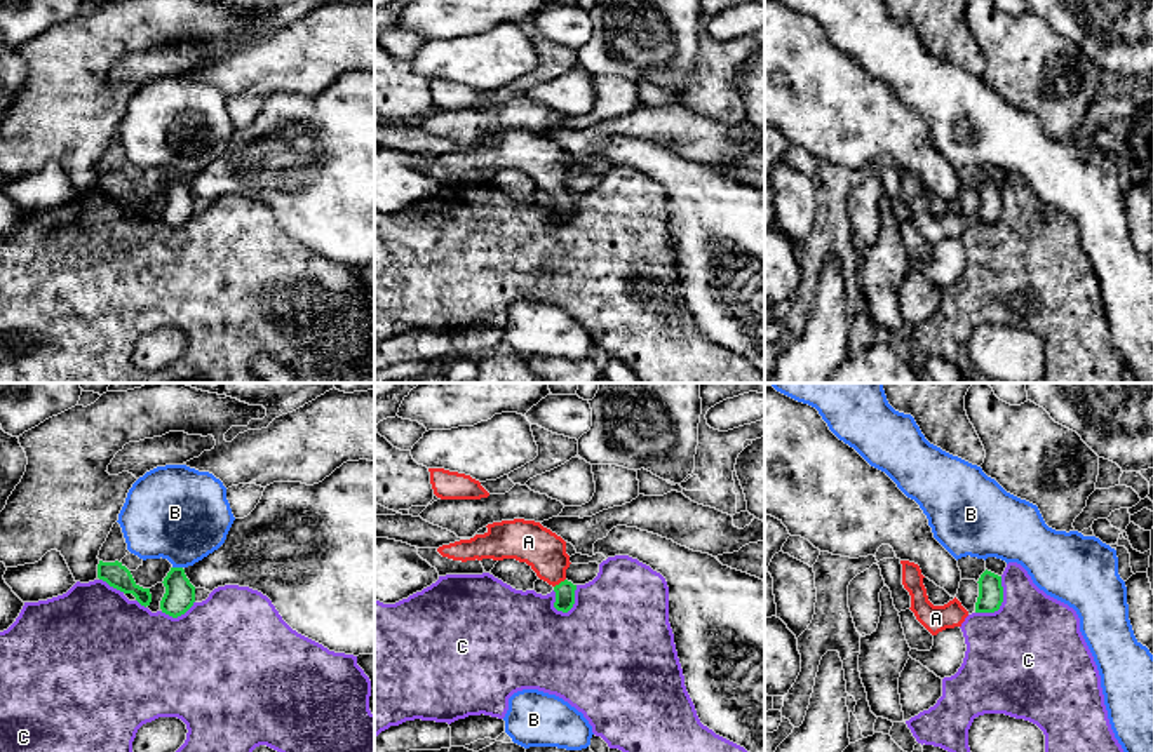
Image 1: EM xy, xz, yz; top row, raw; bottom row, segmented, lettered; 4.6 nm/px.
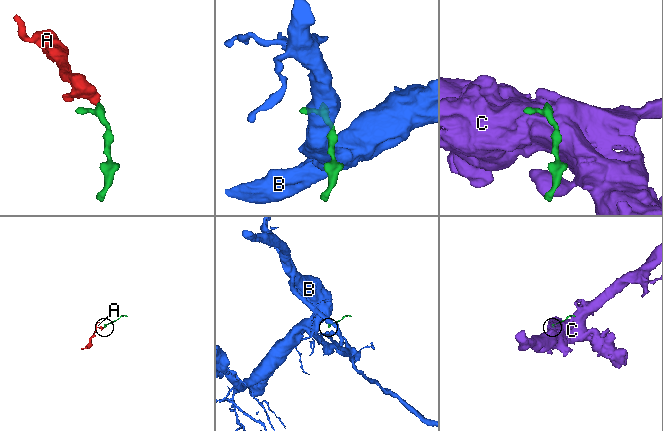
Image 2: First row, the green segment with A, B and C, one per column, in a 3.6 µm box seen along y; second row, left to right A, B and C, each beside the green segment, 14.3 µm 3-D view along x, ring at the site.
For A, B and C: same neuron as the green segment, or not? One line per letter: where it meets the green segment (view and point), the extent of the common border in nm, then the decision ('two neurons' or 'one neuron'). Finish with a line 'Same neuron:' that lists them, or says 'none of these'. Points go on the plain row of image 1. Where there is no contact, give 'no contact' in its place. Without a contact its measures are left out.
A: xz (561, 192) | 70 nm | one neuron
B: xy (178, 178) | 50 nm | two neurons
C: xz (573, 213) | 160 nm | two neurons
Same neuron: A

